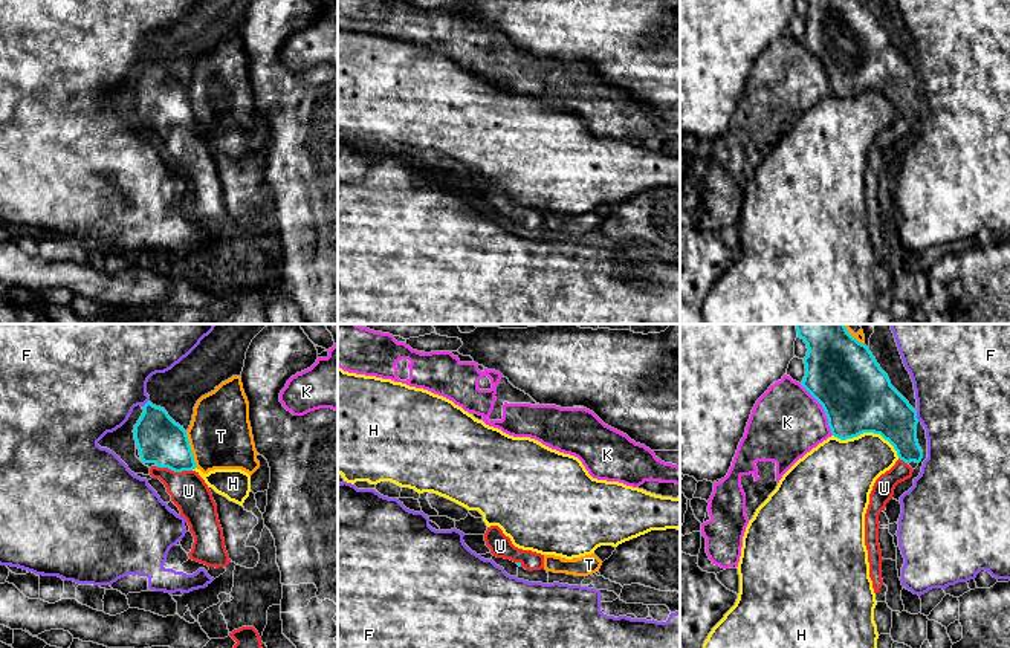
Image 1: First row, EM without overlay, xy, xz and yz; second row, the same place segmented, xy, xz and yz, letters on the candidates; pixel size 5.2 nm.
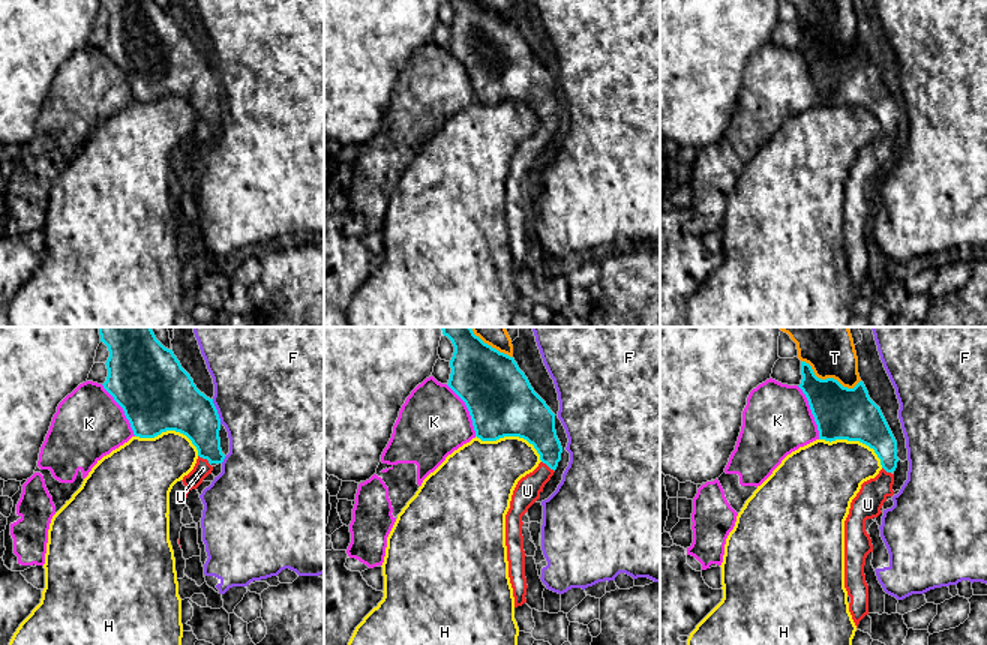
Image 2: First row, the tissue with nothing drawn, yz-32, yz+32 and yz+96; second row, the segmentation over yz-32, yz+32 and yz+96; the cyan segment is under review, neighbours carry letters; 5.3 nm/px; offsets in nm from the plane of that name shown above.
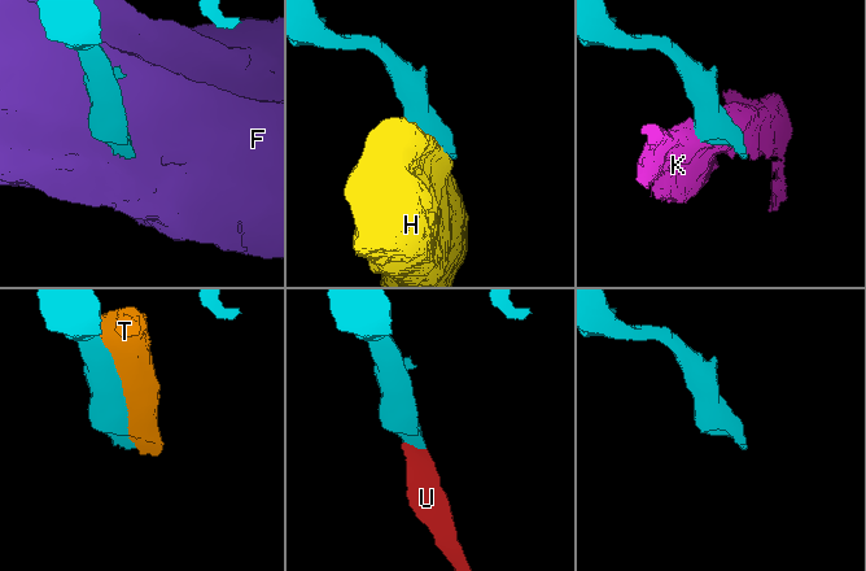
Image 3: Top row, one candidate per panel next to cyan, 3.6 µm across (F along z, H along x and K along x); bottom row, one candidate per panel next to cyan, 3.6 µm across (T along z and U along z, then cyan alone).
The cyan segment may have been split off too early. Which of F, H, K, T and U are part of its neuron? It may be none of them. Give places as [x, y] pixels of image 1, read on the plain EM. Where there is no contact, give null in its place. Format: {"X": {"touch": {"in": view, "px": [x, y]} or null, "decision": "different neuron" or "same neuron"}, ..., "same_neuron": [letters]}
{"F": {"touch": {"in": "yz", "px": [916, 74]}, "decision": "different neuron"}, "H": {"touch": {"in": "yz", "px": [868, 89]}, "decision": "different neuron"}, "K": {"touch": {"in": "yz", "px": [824, 68]}, "decision": "different neuron"}, "T": {"touch": {"in": "xy", "px": [190, 107]}, "decision": "different neuron"}, "U": {"touch": {"in": "xy", "px": [174, 129]}, "decision": "same neuron"}, "same_neuron": ["U"]}

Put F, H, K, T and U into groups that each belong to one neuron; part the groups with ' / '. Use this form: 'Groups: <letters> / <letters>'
Groups: F / H / K / T / U

